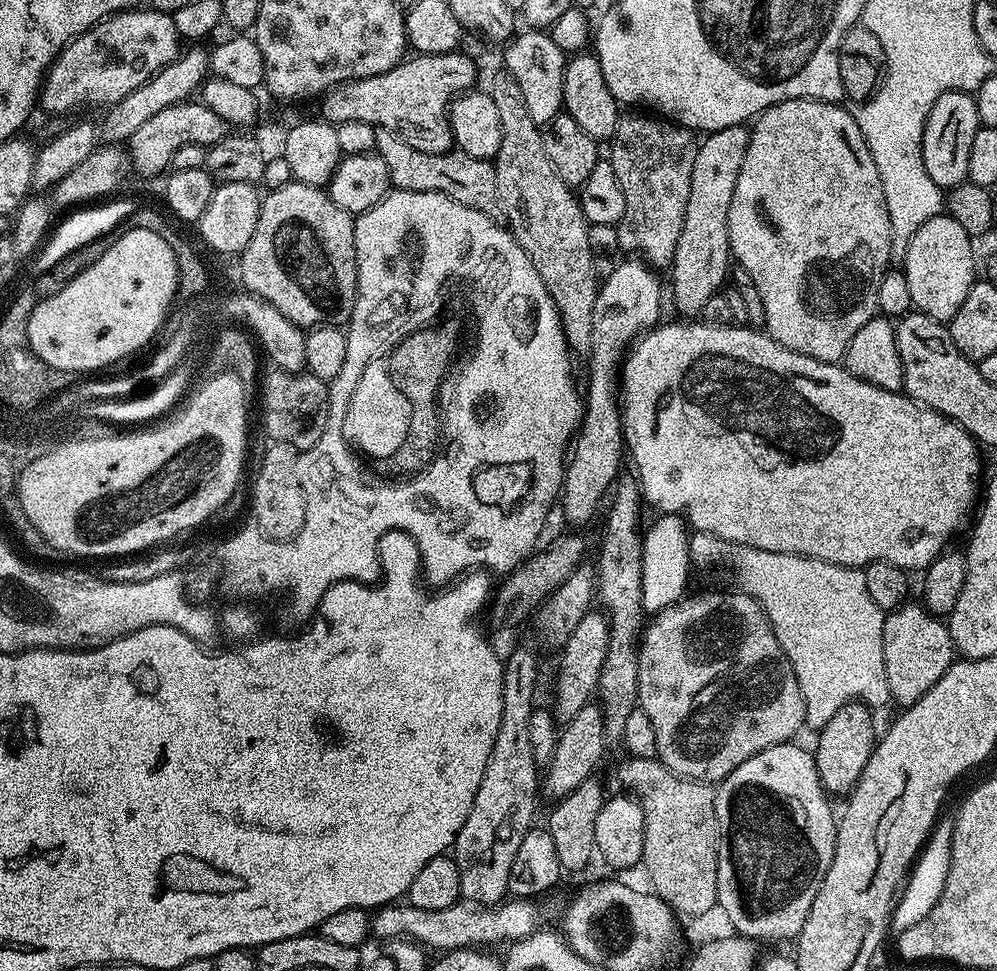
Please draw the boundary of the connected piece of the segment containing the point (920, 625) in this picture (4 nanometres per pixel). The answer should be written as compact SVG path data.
M905 602L892 609L884 618L882 626L882 654L886 666L888 695L900 706L918 702L942 674L954 663L952 639L948 625L941 617L932 615L923 603Z

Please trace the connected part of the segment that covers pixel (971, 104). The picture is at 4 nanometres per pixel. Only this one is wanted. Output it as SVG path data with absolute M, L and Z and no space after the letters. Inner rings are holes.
M959 90L943 92L934 102L934 106L926 118L926 126L922 134L922 162L926 166L926 174L930 174L932 181L941 190L951 190L957 184L965 183L968 180L970 142L974 142L974 134L981 126L975 99L969 93Z

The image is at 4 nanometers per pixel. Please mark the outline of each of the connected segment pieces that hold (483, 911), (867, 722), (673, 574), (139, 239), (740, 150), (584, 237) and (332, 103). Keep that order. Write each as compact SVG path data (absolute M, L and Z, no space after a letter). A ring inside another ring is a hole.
M508 898L494 905L475 904L473 900L459 899L454 906L446 906L446 910L418 910L418 906L407 902L393 902L375 909L371 917L371 935L377 936L380 942L385 940L414 940L425 949L440 948L441 953L452 952L456 948L475 948L477 946L492 946L499 940L511 942L526 938L541 927L540 908L532 898Z
M853 702L842 706L842 710L838 710L838 714L834 714L830 722L826 722L826 726L819 729L817 736L820 737L816 740L814 755L818 766L818 778L829 797L847 797L855 788L866 762L870 762L870 754L876 749L878 739L872 716L873 709L868 705Z
M660 514L655 517L652 529L643 533L643 548L641 550L642 564L642 602L644 611L648 614L660 612L669 608L685 595L684 587L688 584L688 541L690 528L679 515Z
M140 226L140 228L132 228L129 232L124 232L119 237L113 239L110 247L102 254L102 258L98 258L98 262L94 262L86 270L71 280L62 290L45 295L34 306L33 313L28 318L28 330L32 336L32 345L34 350L46 354L46 358L59 364L63 364L65 368L92 368L94 362L106 362L109 366L115 365L116 356L128 356L132 352L132 348L136 348L140 344L140 340L144 340L148 336L148 332L152 332L156 328L156 324L160 324L169 319L170 309L173 307L174 301L177 299L177 280L179 278L179 270L176 268L175 254L170 246L157 234L152 228Z
M744 124L726 126L717 132L707 133L697 143L694 154L694 174L690 174L690 202L686 202L686 218L682 222L682 234L678 234L678 246L670 265L672 272L672 300L681 317L692 318L703 313L706 301L725 287L730 276L730 249L728 247L728 215L730 198L734 198L734 186L738 182L738 170L742 170L742 158L746 158L749 129Z
M503 70L497 72L497 76L492 80L490 94L494 98L494 106L498 106L498 119L502 121L502 146L498 146L498 154L494 161L498 208L499 211L504 211L503 219L506 221L508 231L512 233L518 246L522 246L530 262L534 262L534 270L538 270L538 278L542 278L558 310L569 349L577 357L580 355L580 358L584 358L592 351L594 298L598 287L594 274L594 253L588 237L589 223L584 217L577 193L569 188L566 182L562 182L562 178L558 178L550 158L546 158L541 125L535 124L530 114L526 114L526 102L522 102L514 78Z
M457 50L454 52L443 52L442 54L434 54L433 56L425 56L423 54L412 54L407 58L395 64L390 70L386 70L382 74L374 74L370 78L358 78L357 80L347 80L345 84L336 84L329 92L325 92L323 96L319 97L318 104L320 104L320 112L318 112L319 119L327 120L329 124L338 125L342 122L366 122L372 125L373 128L385 128L390 130L396 136L400 136L409 144L414 146L414 150L422 150L426 154L442 154L449 151L453 147L454 141L452 139L452 127L448 125L448 109L453 100L462 92L467 92L473 87L472 84L476 80L476 64L468 56L463 56L463 51Z

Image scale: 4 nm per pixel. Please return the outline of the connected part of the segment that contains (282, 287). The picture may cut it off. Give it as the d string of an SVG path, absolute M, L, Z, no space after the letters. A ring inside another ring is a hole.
M293 182L273 188L260 201L258 226L254 238L239 257L244 287L253 295L268 300L290 320L304 330L322 324L347 325L356 301L356 247L354 246L354 217L334 206L324 188Z

